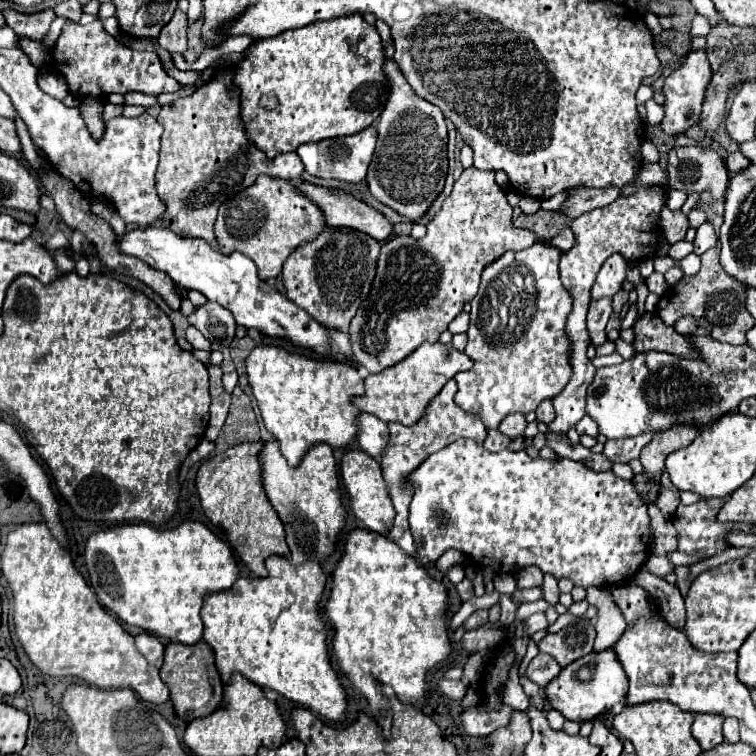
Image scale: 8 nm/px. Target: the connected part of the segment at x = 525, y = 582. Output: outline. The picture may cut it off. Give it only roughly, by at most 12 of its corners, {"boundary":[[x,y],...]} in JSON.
{"boundary":[[536,566],[524,568],[518,588],[542,584],[542,572]]}

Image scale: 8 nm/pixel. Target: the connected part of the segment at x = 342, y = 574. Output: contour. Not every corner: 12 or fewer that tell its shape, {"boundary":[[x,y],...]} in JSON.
{"boundary":[[350,530],[324,612],[340,668],[380,686],[424,702],[452,652],[444,584]]}

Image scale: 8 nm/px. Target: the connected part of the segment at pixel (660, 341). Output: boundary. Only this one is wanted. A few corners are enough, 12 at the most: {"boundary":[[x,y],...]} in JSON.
{"boundary":[[644,312],[634,330],[634,350],[696,356],[674,326]]}

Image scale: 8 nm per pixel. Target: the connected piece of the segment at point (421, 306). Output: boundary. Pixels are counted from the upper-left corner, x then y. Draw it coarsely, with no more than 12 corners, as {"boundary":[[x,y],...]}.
{"boundary":[[466,168],[420,240],[382,244],[350,322],[372,374],[438,336],[482,268],[536,242]]}

